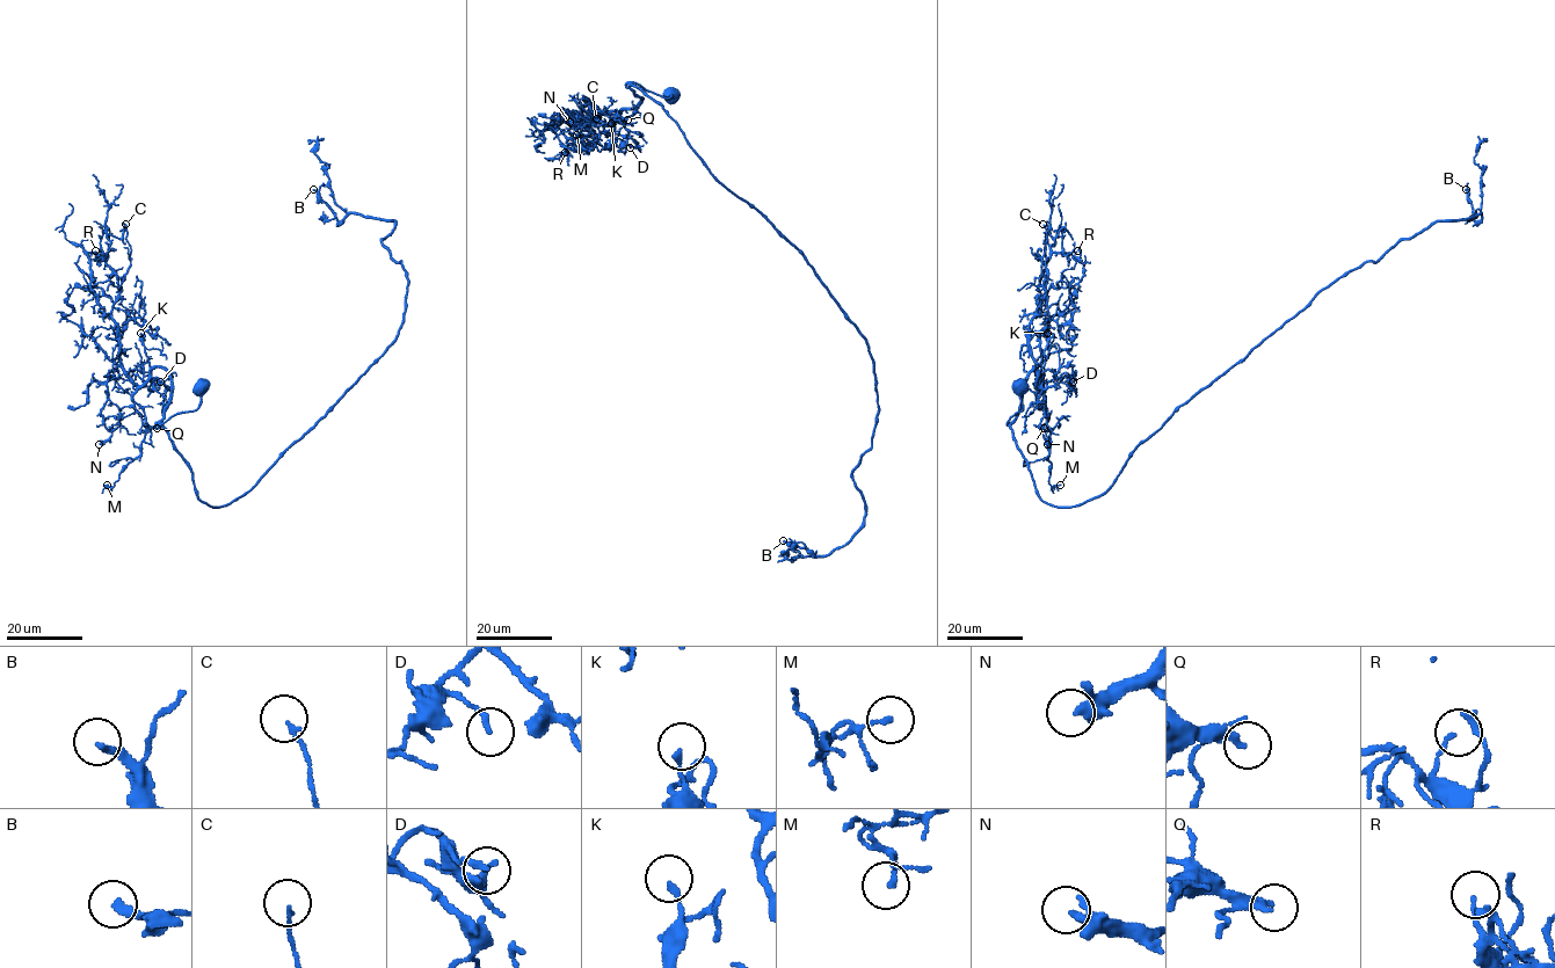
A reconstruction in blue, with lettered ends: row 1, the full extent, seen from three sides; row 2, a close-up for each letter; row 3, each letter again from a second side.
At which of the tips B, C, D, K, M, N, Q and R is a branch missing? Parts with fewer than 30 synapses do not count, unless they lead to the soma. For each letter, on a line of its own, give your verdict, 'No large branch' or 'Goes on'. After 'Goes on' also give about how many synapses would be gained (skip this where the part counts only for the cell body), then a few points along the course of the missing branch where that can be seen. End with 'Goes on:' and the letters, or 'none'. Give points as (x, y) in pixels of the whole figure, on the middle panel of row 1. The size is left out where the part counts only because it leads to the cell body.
B: Goes on. Roughly 60 synapses. Course of what is missing: (783, 540), (771, 535), (771, 541), (753, 533)
C: No large branch
D: No large branch
K: No large branch
M: No large branch
N: No large branch
Q: No large branch
R: No large branch
Goes on: B

